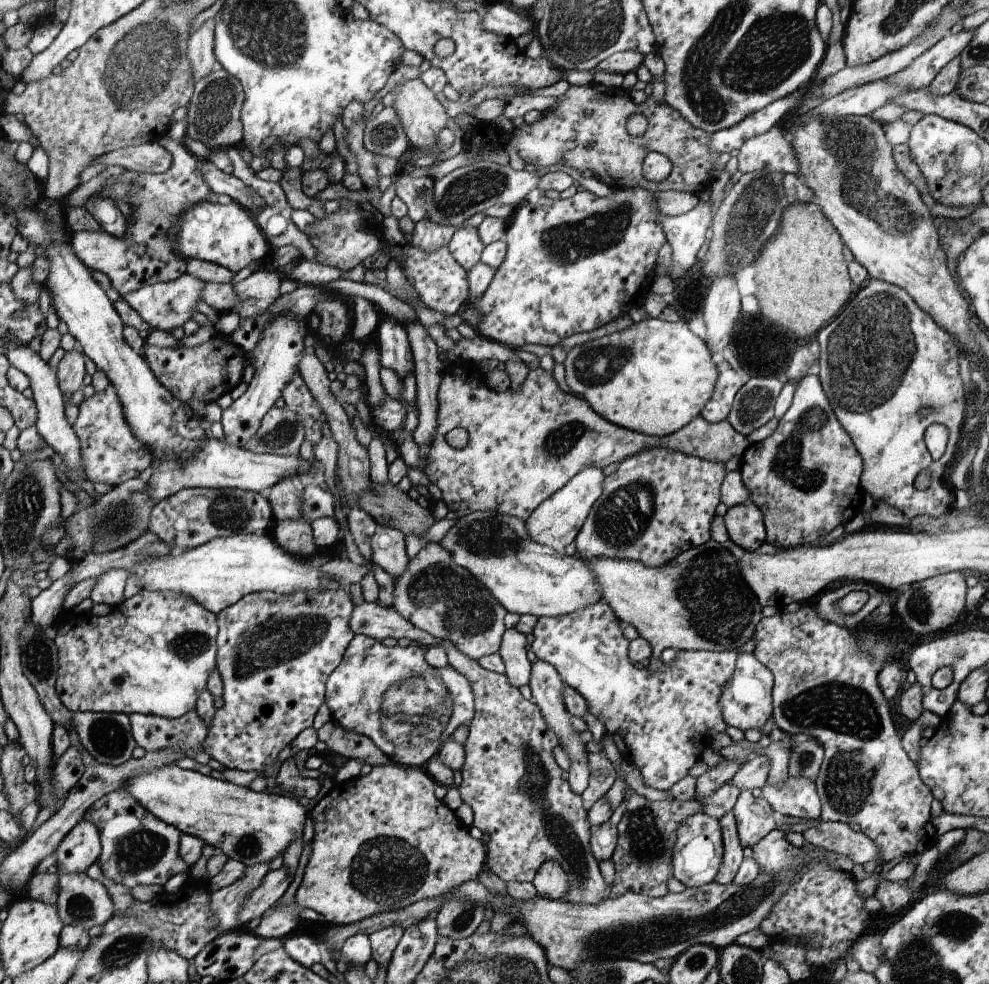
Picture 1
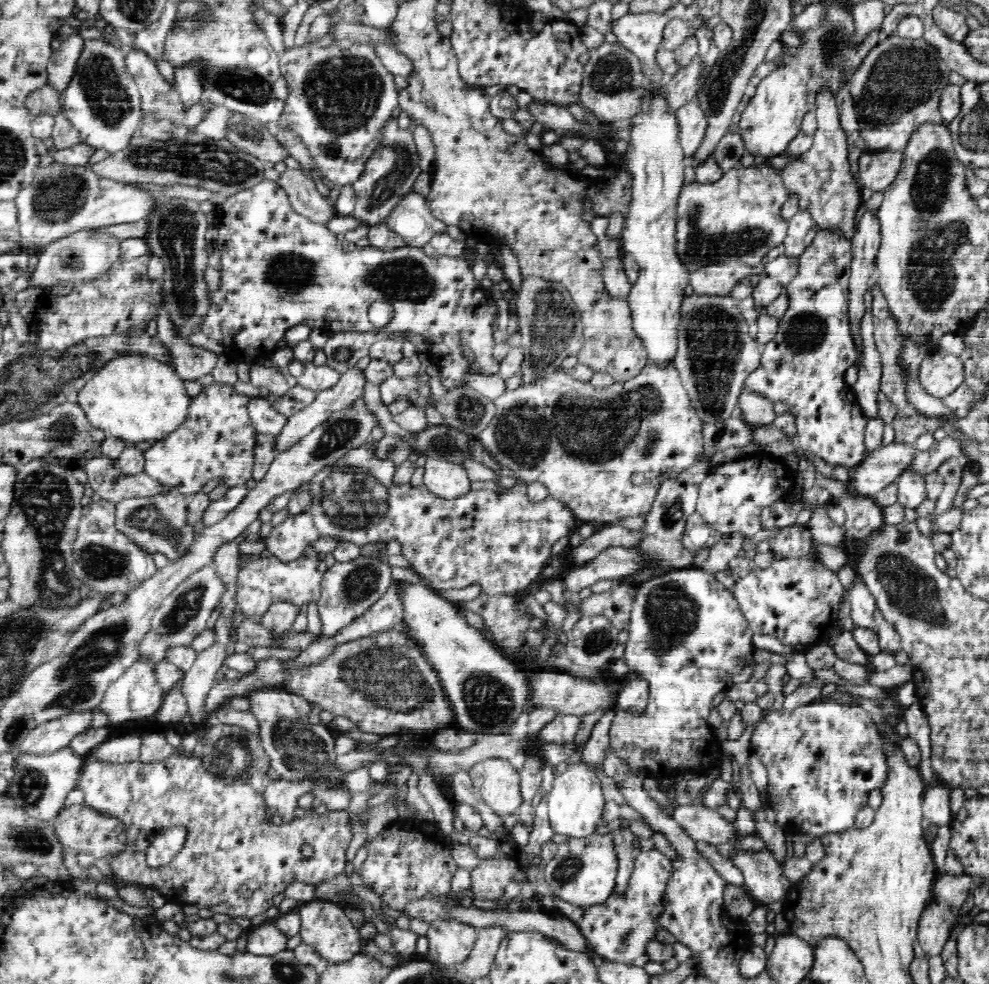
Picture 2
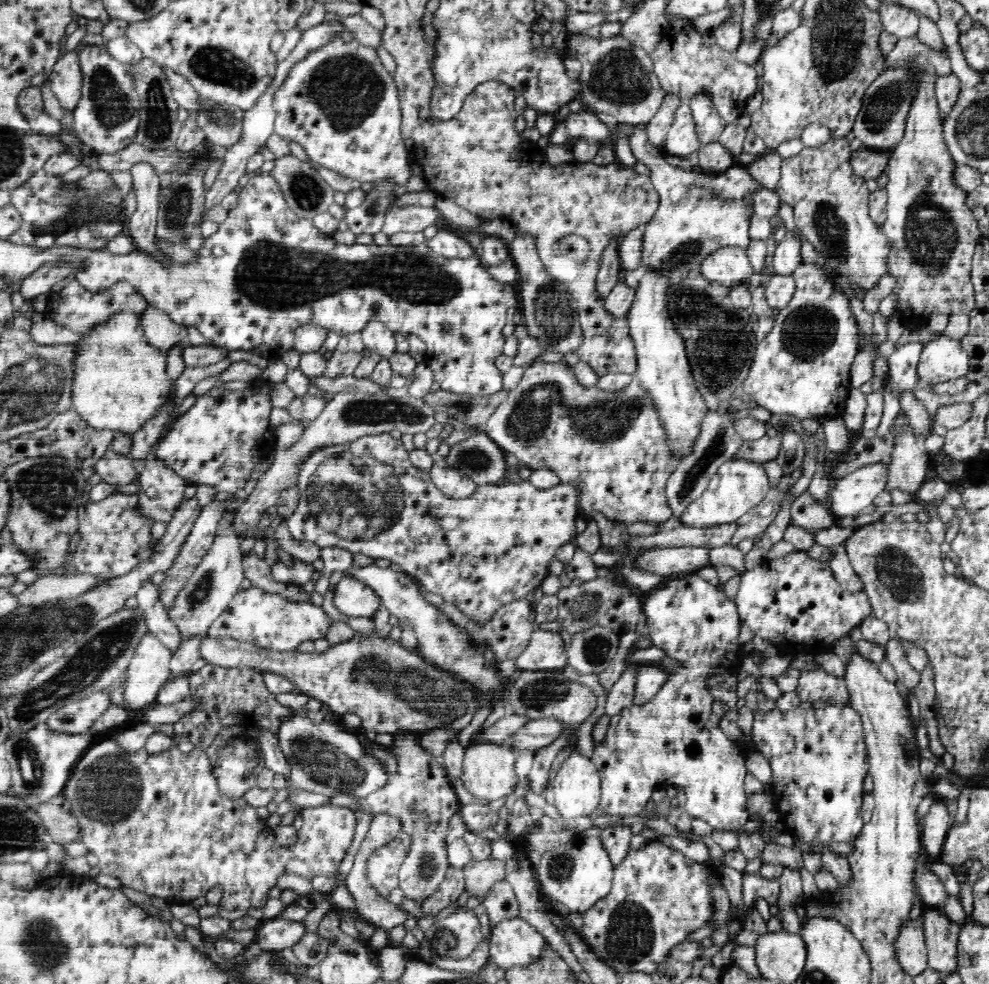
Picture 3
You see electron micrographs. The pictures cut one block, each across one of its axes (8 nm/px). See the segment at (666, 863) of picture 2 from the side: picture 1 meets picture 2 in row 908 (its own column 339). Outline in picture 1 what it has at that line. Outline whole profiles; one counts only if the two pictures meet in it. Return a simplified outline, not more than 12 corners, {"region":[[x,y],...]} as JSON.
{"region":[[338,581],[218,614],[204,752],[266,772],[355,636]]}

